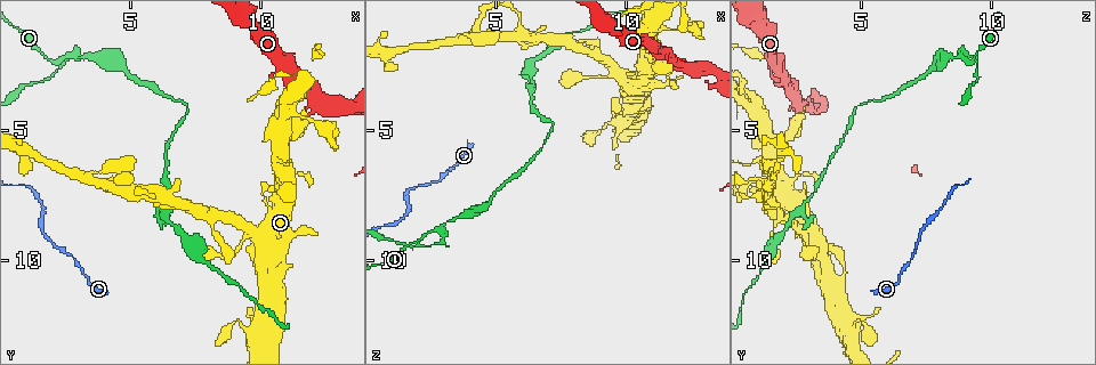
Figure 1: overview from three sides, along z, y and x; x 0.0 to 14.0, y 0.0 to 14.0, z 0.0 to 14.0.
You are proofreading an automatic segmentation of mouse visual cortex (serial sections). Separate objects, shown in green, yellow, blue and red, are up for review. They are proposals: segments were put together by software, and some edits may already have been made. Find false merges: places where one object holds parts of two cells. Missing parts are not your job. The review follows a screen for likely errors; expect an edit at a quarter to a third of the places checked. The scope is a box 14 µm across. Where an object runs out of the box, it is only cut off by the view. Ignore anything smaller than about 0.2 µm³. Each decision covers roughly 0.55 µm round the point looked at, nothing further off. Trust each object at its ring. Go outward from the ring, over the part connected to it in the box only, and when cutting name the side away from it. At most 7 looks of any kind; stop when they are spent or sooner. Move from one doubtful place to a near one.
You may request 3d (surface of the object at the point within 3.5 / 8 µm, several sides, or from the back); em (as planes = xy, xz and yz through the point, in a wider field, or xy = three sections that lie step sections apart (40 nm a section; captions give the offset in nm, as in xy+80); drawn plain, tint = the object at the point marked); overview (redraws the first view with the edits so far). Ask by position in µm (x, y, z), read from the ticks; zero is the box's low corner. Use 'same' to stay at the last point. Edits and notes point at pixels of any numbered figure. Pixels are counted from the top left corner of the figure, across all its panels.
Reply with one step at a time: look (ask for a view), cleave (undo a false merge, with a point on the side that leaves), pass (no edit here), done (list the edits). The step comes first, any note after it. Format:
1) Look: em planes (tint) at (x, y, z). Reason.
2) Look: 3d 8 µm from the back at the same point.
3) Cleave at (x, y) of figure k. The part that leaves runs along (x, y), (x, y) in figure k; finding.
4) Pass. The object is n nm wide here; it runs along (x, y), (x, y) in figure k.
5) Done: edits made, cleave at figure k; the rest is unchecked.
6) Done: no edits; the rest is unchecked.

Look: 3d 3.5 µm from the back at (3.4, 6.8, 1.6). Arms part here.

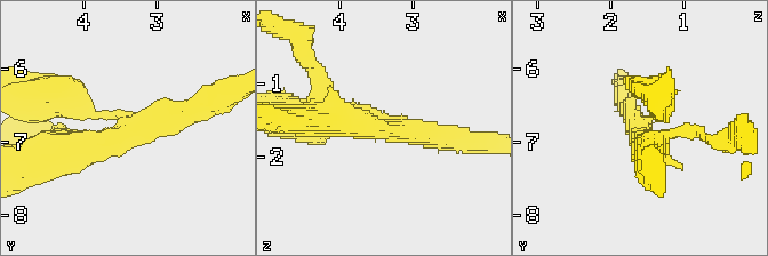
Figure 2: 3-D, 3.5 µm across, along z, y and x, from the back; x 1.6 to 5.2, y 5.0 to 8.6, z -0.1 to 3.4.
Look: em xy step 2 (plain) at (3.35, 6.85, 1.60). 3 arms meet here; the arms are 150, 300, 450 nm wide; shape alone is not enough.

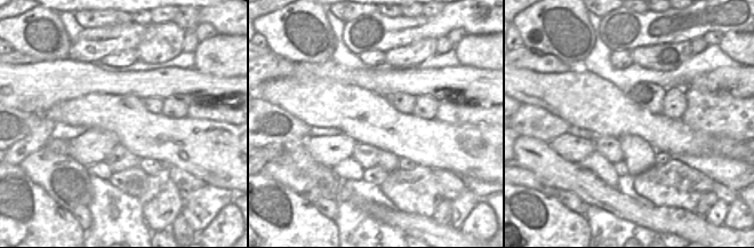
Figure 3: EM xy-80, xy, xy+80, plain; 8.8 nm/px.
Look: em xy step 2 (tint) at the same point. With the object marked.

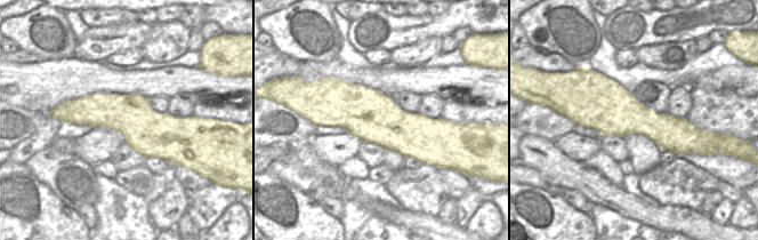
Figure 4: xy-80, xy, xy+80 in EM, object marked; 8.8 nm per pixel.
Pass. It runs along (58, 156), (199, 106) in figure 2; all the same cell.

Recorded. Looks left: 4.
Look: 3d 3.5 µm at (2.8, 2.1, 8.8). Side arm on a straight run.

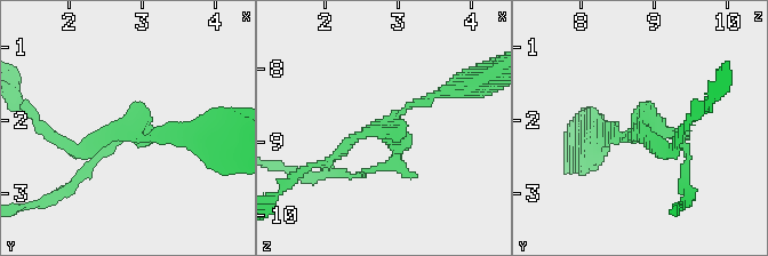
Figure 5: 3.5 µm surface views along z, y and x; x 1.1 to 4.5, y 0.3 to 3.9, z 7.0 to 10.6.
Look: em xy step 5 (tint) at (2.80, 2.15, 8.80). 3 arms meet here; the arms are 150, 150, 150 nm wide.

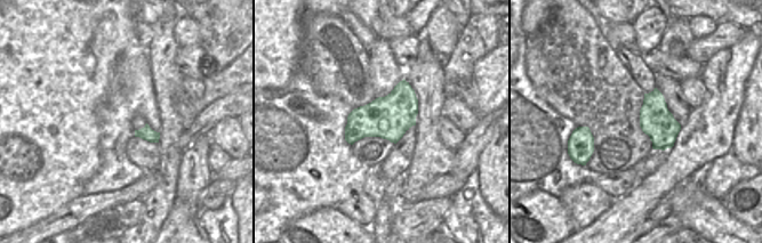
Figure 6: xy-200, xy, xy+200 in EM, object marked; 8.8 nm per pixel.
Cleave at (104, 153) of figure 5. The object is 380 nm wide here; the part that leaves runs along (391, 165), (314, 176) in figure 5; a second cell is stuck on.

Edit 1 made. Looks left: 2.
Look: overview. See it whole again.

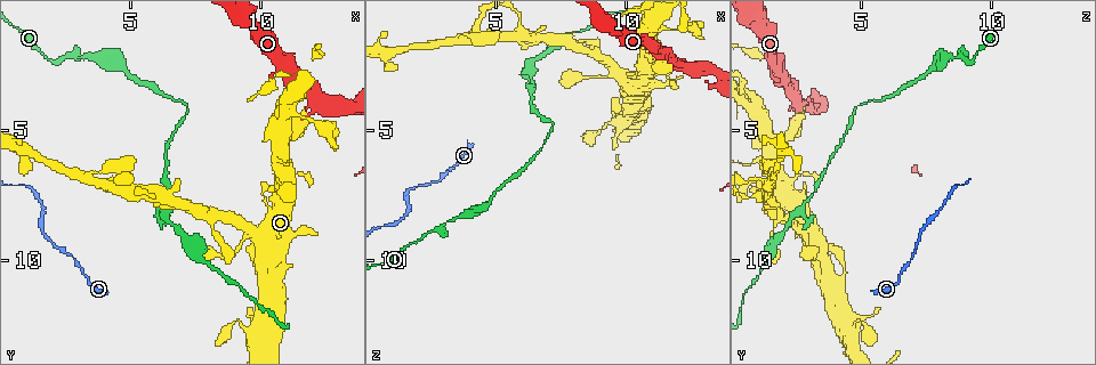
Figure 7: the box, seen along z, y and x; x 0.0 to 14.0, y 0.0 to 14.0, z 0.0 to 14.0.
Look: 3d 3.5 µm at (7.2, 4.1, 4.9). Abrupt turn.

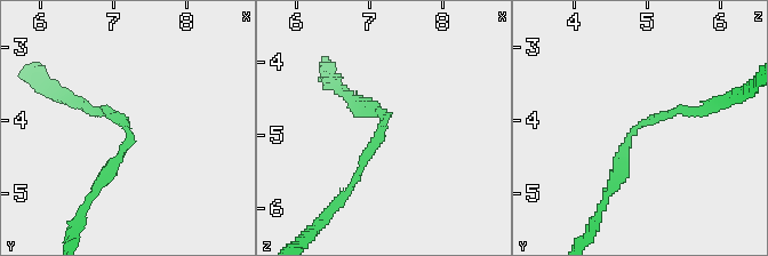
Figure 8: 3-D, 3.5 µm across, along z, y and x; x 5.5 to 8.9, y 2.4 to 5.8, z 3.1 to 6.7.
Pass. It runs along (346, 189), (385, 119), (357, 101) in figure 8; one cell here.

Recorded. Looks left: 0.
Done: edits made, cleave at figure 5; the rest is unchecked.

